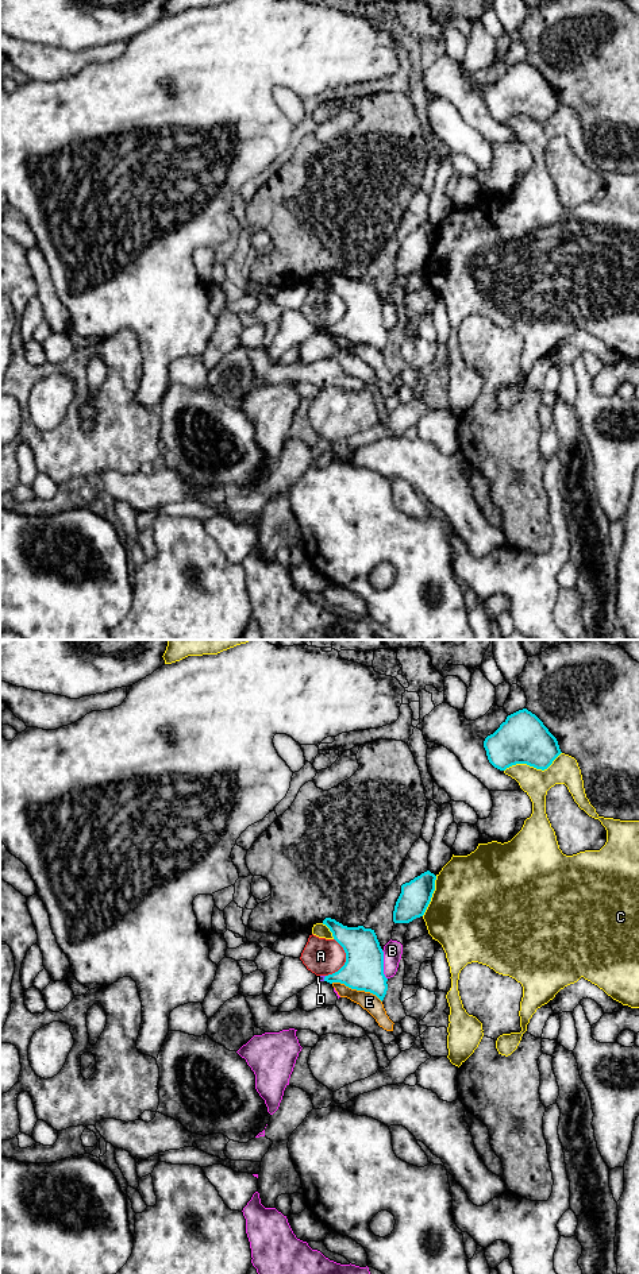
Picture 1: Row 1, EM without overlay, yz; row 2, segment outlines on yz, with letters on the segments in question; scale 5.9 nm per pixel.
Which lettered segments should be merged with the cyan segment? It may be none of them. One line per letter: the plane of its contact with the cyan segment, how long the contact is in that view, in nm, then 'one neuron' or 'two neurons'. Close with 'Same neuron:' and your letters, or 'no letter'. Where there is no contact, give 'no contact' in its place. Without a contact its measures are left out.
A: yz | 240 nm | two neurons
B: yz | 180 nm | two neurons
C: yz | 360 nm | two neurons
D: yz | 40 nm | two neurons
E: yz | 320 nm | two neurons
Same neuron: no letter

